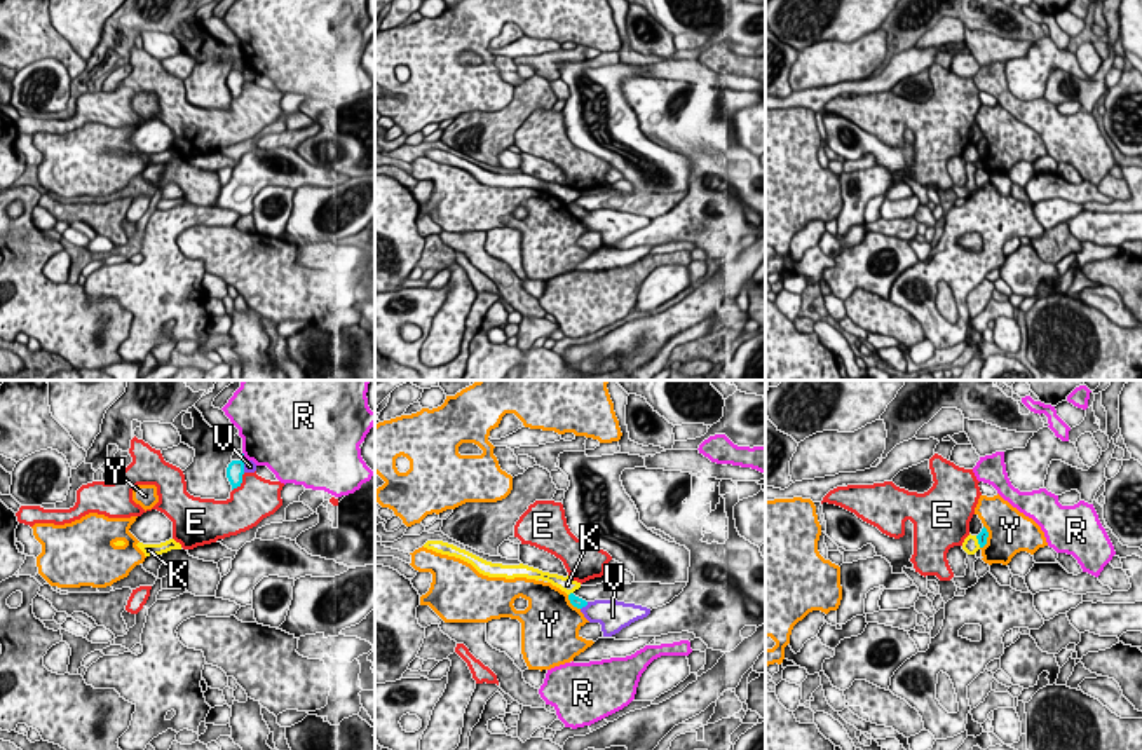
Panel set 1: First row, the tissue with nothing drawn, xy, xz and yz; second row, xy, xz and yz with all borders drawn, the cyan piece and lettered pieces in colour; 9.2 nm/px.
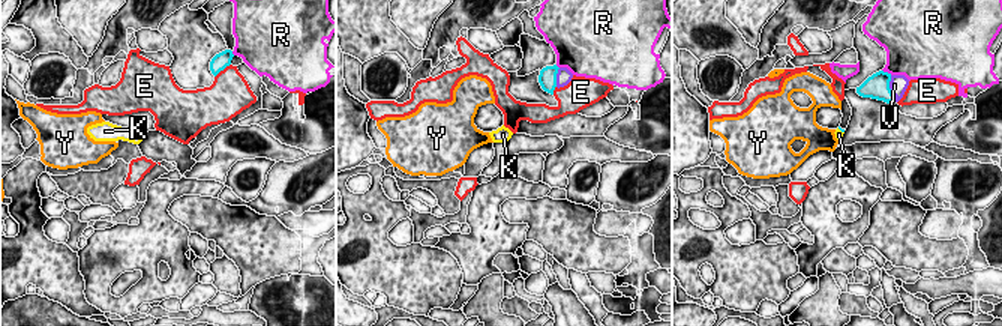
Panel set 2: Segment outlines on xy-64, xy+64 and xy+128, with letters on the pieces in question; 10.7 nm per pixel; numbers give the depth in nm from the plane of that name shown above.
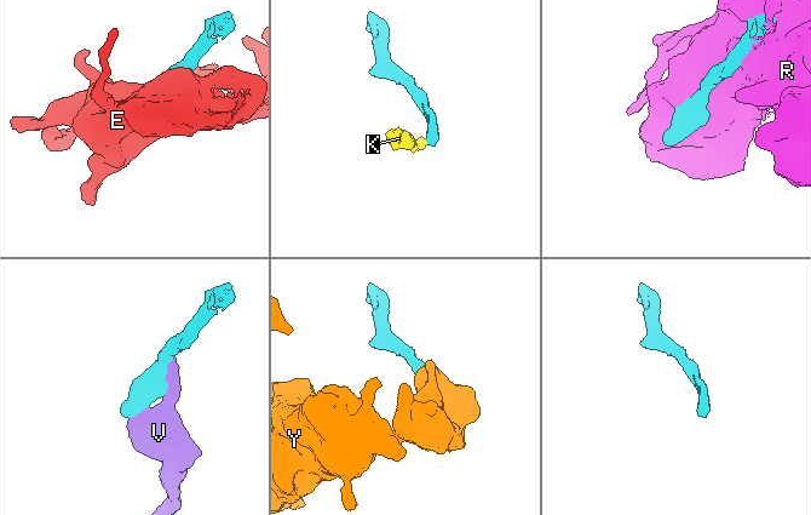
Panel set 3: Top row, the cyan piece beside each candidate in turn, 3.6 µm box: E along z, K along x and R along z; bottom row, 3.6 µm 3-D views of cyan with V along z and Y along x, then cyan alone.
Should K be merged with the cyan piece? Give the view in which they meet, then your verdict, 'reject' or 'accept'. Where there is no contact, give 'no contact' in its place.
contact in yz; reject

